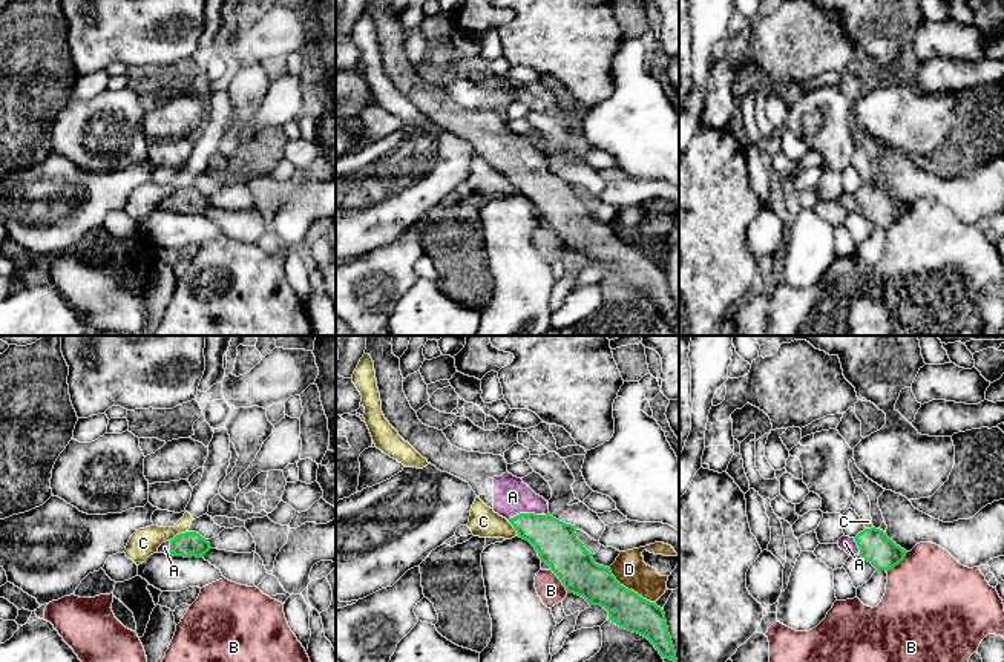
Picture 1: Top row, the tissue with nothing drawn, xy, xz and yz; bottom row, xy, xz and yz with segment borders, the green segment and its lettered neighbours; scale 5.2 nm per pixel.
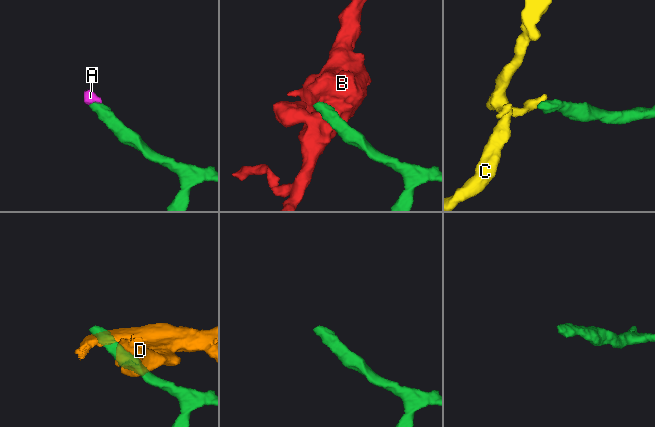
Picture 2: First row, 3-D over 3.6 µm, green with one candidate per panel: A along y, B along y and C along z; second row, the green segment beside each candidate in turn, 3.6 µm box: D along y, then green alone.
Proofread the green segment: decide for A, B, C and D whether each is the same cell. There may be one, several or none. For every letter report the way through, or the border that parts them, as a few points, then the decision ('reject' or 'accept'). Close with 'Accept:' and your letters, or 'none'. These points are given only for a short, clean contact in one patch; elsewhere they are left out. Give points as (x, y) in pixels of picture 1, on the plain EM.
A: way xz (557, 201), (528, 170), (512, 154); accept
B: border yz (908, 209), (897, 221), (886, 227); reject
C: border xy (187, 187), (169, 196); reject
D: border xz (607, 224), (621, 241), (653, 259); reject
Accept: A

